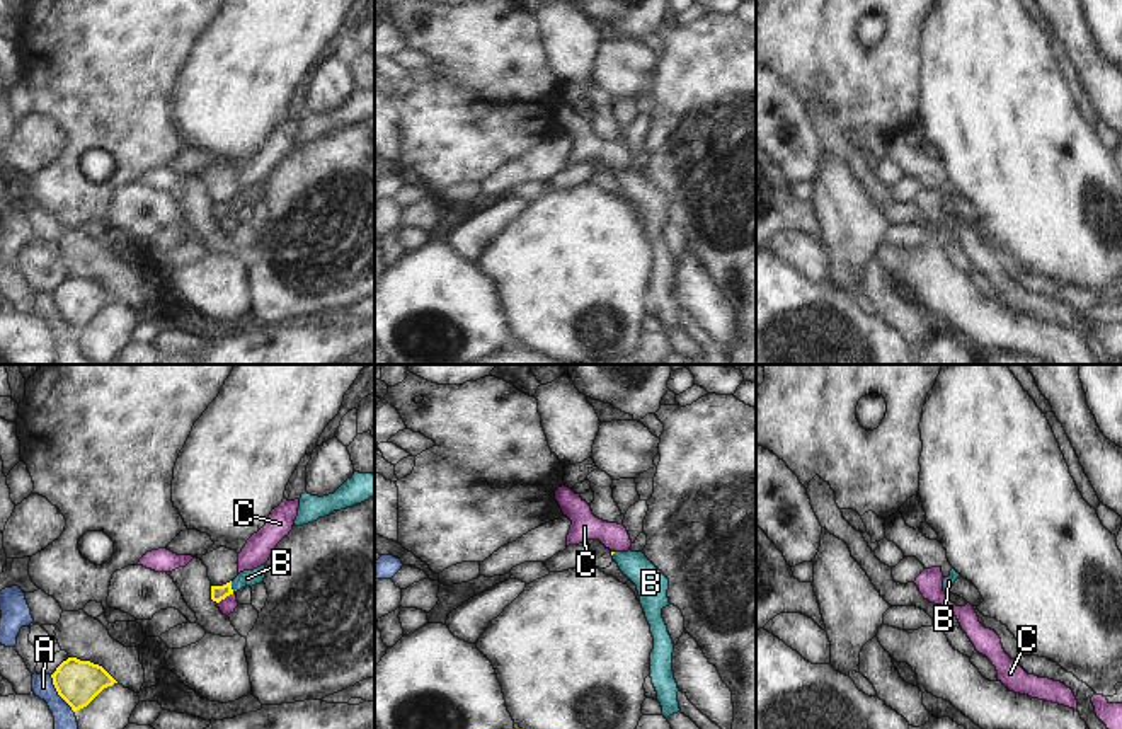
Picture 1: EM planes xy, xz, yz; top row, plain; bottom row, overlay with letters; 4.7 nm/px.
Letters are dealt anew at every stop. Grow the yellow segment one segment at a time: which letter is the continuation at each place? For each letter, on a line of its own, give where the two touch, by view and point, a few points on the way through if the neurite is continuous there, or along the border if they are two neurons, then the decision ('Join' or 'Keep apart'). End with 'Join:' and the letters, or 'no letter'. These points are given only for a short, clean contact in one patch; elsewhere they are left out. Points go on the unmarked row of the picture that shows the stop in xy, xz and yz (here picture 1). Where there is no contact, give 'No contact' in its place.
A: Touches yellow at xy (58, 312). Boundary: xy (50, 293), (57, 312), (74, 331). Keep apart
B: Touches yellow at xy (230, 205). Path across: xy (218, 212), (230, 205), (247, 196). Join
C: Touches yellow at xy (225, 215). Keep apart
Join: B

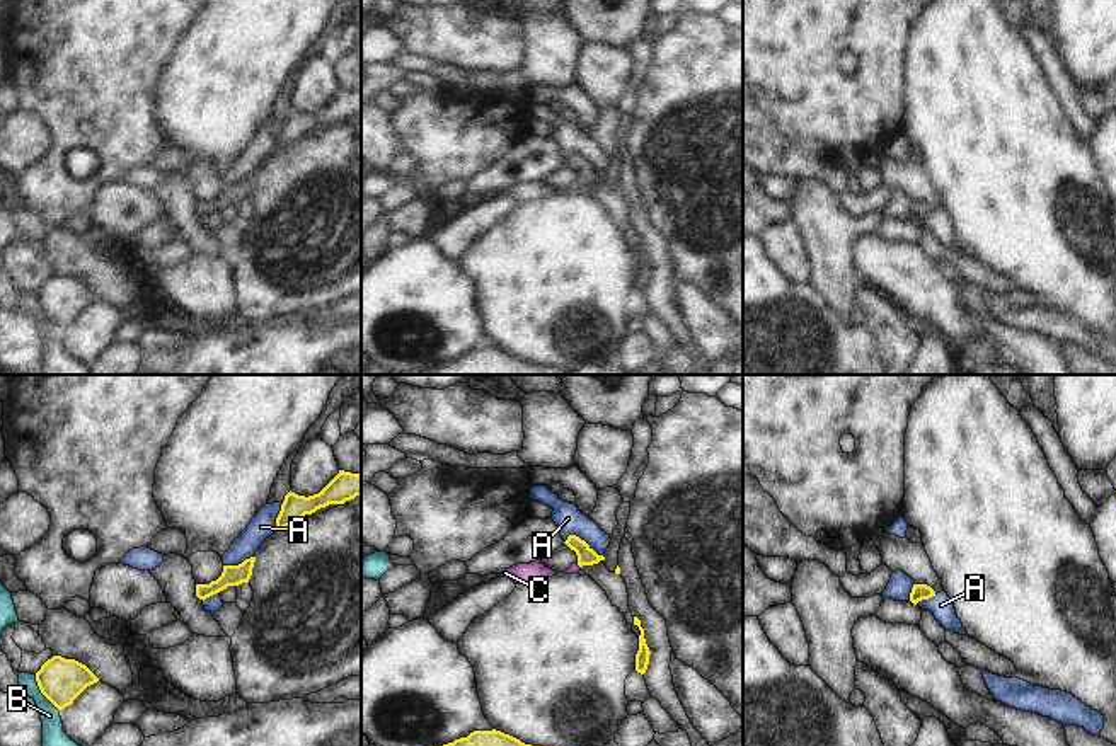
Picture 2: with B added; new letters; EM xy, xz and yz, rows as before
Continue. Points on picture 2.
A: Touches yellow at xz (583, 159). Keep apart
B: Touches yellow at xy (41, 310). Boundary: xy (34, 293), (40, 310), (58, 329). Keep apart
C: No contact. Keep apart
Join: no letter

